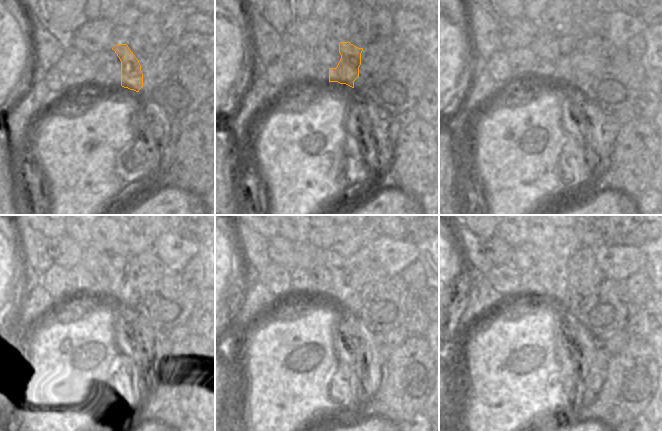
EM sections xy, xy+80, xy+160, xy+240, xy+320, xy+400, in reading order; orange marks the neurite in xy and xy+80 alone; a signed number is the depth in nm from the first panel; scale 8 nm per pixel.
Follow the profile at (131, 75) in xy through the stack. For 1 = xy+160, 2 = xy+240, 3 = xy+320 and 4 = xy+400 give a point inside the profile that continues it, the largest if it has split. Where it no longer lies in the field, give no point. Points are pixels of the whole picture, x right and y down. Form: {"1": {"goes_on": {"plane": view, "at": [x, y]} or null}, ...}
{"1": {"goes_on": {"plane": "xy+160", "at": [568, 43]}}, "2": {"goes_on": {"plane": "xy+240", "at": [116, 265]}}, "3": {"goes_on": {"plane": "xy+320", "at": [334, 262]}}, "4": {"goes_on": {"plane": "xy+400", "at": [558, 263]}}}

